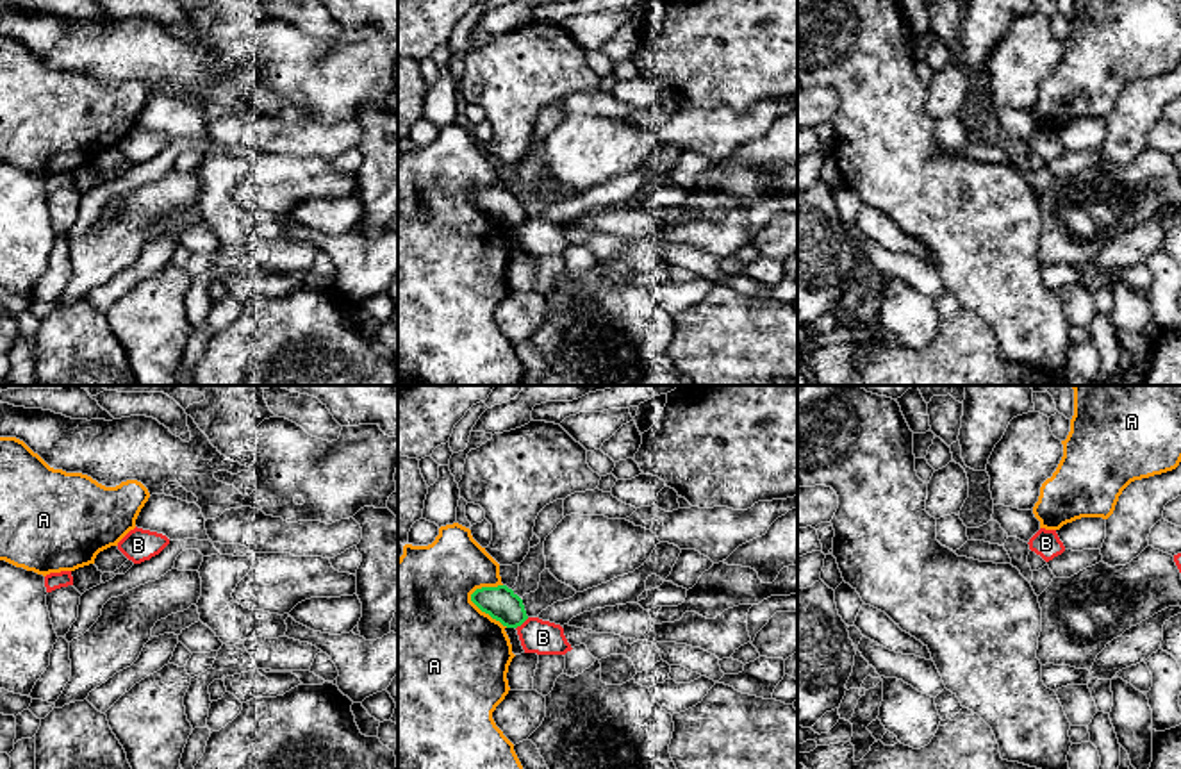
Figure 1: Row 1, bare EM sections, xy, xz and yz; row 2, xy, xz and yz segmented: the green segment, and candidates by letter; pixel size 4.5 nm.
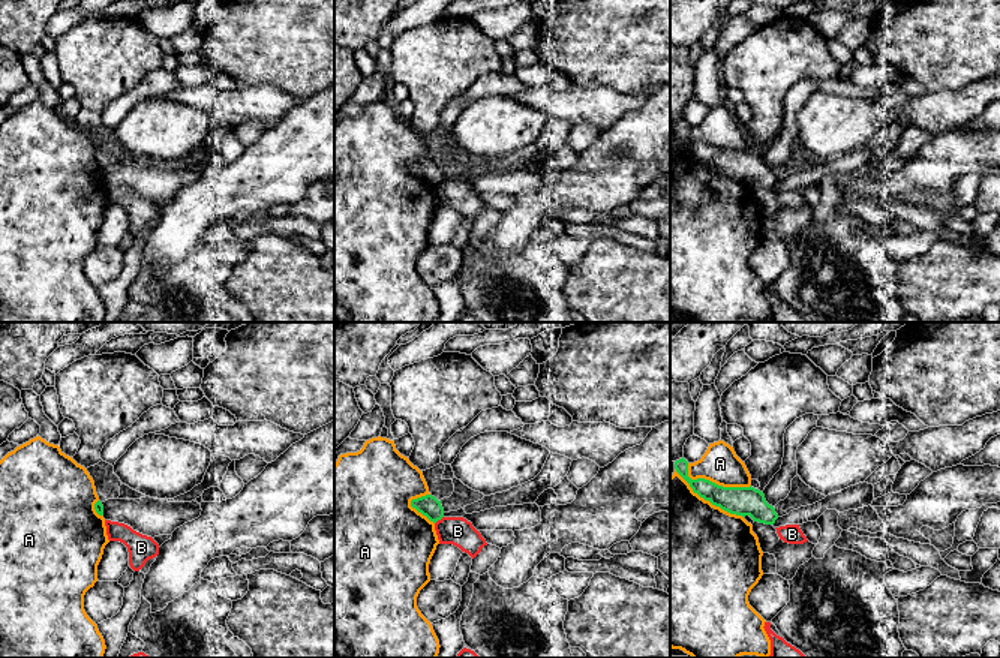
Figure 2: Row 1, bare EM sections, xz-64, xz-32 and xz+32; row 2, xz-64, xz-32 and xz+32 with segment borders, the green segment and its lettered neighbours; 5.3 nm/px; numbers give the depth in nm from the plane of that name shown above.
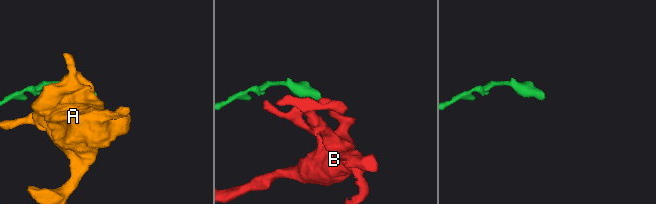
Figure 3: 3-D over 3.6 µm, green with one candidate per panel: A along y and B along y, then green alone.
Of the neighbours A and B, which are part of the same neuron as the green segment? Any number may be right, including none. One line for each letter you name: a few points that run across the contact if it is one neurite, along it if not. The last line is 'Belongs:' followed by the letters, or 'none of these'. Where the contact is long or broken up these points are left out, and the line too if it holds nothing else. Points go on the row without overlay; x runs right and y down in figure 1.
Belongs: none of these

